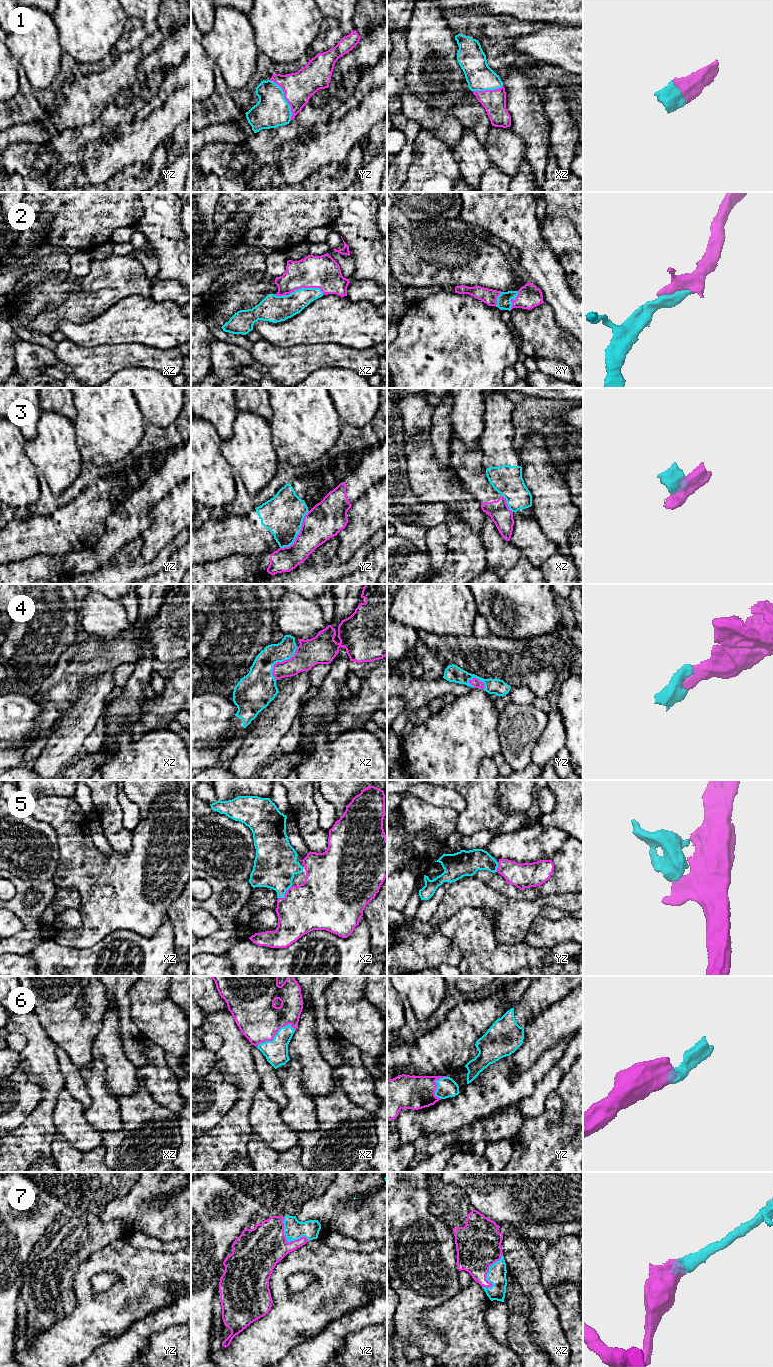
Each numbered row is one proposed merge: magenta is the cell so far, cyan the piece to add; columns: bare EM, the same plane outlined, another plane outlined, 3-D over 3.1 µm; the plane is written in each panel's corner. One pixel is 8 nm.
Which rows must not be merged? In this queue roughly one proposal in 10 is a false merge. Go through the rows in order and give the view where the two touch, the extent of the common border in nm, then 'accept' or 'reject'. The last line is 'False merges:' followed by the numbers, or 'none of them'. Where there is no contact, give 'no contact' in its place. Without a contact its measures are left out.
1: yz | 360 nm | accept
2: xz | 280 nm | accept
3: yz | 380 nm | reject
4: xz | 320 nm | accept
5: xz | 160 nm | accept
6: xz | 340 nm | accept
7: yz | 280 nm | accept
False merges: 3

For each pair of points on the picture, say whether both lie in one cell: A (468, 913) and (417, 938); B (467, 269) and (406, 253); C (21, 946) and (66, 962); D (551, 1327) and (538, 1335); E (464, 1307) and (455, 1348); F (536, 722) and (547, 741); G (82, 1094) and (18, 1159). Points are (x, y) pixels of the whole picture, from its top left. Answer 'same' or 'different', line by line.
A: different
B: same
C: different
D: same
E: same
F: different
G: different

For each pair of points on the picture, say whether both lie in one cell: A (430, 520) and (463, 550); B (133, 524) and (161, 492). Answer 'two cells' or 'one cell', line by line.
A: two cells
B: one cell

